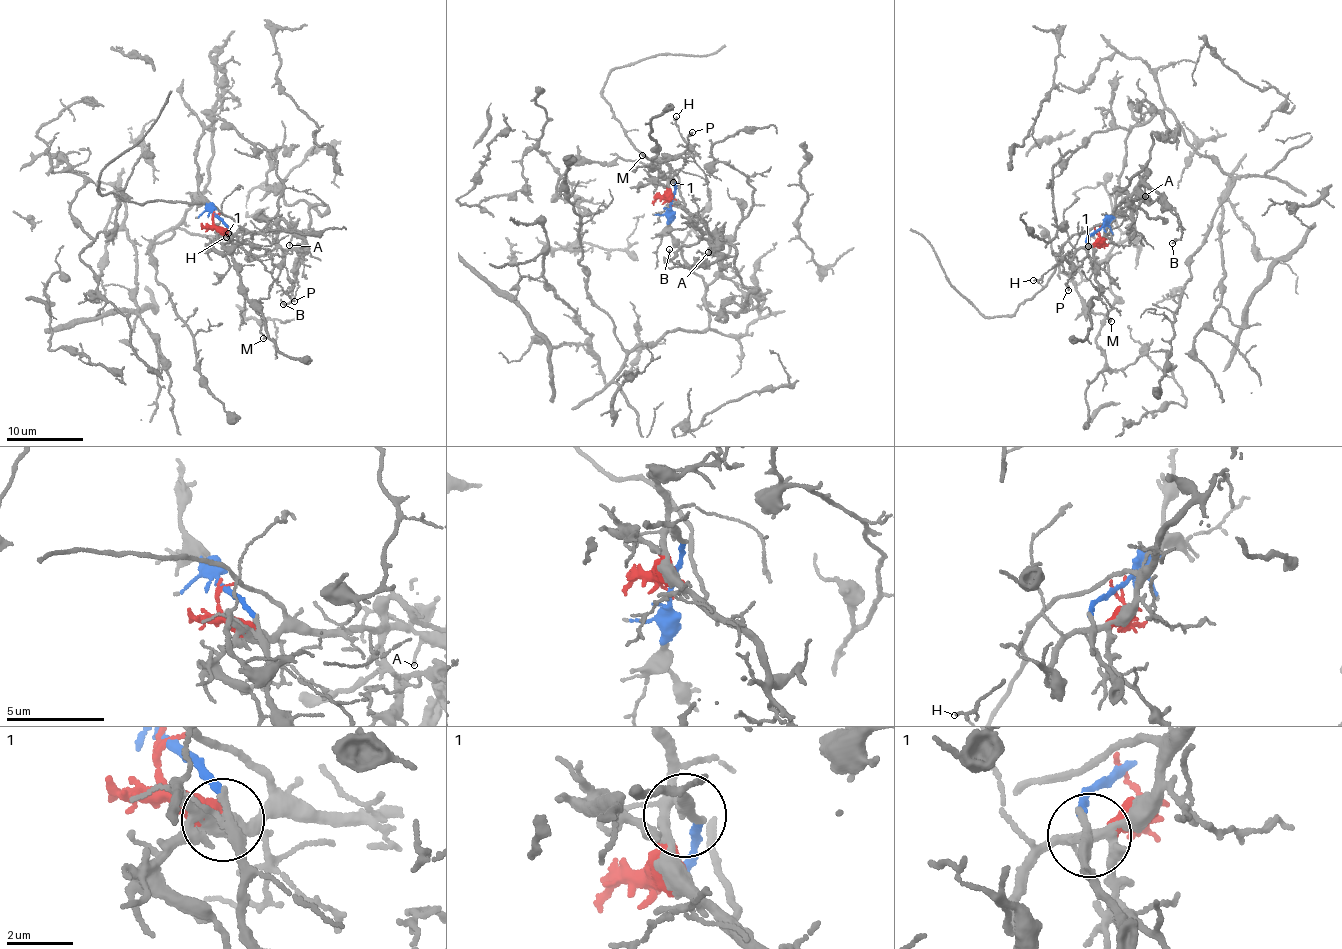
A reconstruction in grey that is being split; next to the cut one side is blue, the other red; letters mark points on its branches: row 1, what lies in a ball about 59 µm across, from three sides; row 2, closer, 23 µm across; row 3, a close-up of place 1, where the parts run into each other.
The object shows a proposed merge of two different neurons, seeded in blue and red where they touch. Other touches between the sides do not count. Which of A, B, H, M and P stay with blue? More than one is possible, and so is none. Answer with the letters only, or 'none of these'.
M, P

